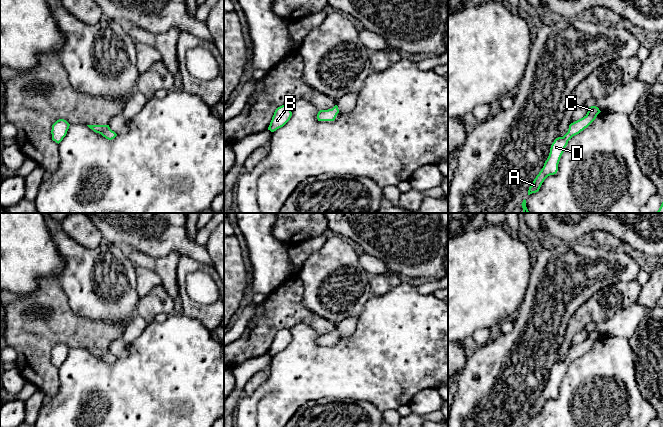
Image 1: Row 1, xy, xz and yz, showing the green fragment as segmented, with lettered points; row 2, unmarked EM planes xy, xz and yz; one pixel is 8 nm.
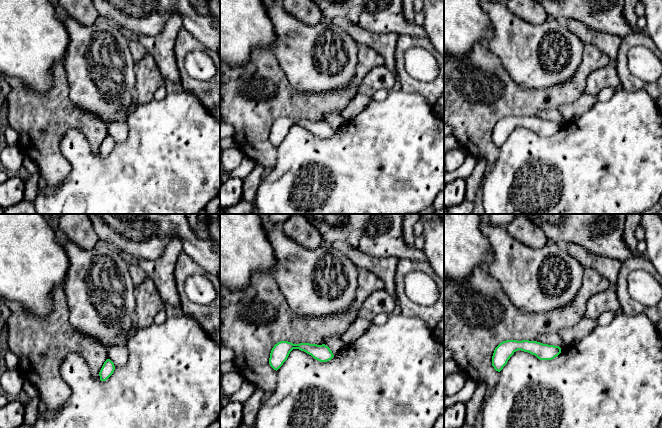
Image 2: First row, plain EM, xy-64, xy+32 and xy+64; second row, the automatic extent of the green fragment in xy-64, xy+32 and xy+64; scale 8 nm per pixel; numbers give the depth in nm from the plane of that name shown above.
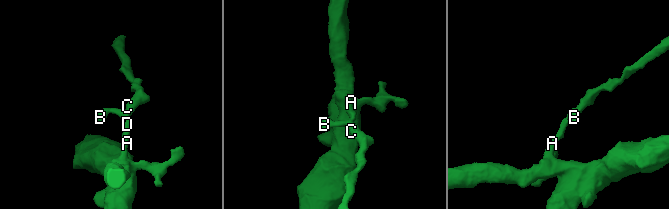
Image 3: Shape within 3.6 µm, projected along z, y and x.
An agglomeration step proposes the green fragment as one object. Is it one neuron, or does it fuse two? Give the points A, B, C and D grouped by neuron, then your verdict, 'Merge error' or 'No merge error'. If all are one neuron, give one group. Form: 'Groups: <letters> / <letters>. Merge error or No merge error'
Groups: A B C D. No merge error

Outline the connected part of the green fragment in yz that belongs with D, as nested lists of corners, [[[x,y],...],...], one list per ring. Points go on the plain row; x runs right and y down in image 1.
[[[596,330],[589,331],[587,338],[583,342],[569,349],[568,356],[563,361],[558,361],[554,364],[550,372],[549,380],[545,385],[543,392],[534,403],[532,409],[529,411],[528,419],[538,416],[544,404],[548,400],[557,397],[560,382],[568,368],[568,365],[573,360],[579,358],[581,355],[587,352],[596,343],[600,336],[601,335]]]

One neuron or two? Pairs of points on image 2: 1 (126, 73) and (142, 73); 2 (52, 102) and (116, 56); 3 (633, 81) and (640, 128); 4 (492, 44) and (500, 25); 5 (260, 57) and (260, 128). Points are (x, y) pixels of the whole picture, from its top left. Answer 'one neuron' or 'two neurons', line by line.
1: two neurons
2: two neurons
3: two neurons
4: one neuron
5: one neuron

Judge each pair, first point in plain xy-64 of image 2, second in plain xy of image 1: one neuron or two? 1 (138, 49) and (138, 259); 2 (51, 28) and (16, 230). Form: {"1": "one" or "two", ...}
{"1": "two", "2": "one"}

